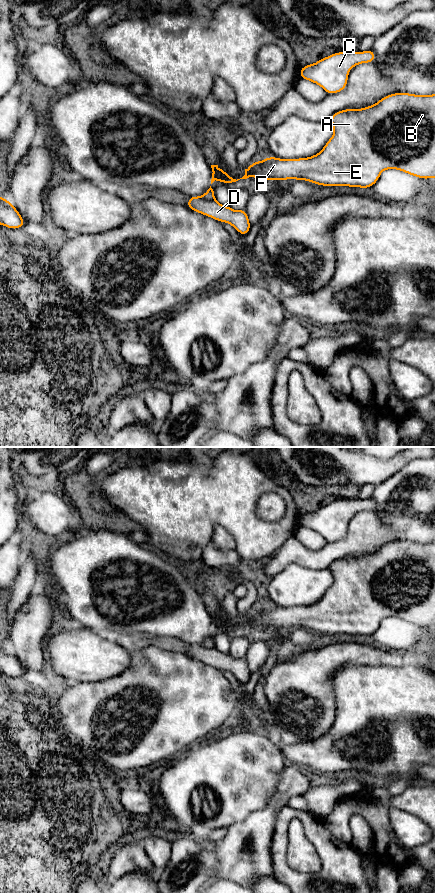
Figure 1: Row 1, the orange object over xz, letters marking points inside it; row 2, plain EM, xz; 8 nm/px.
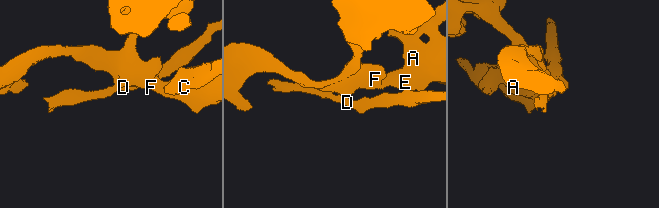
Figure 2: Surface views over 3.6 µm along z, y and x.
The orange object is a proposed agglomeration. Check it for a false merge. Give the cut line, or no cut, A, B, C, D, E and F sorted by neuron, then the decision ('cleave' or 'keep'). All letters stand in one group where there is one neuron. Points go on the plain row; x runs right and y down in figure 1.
no cut | A B C D E F | keep

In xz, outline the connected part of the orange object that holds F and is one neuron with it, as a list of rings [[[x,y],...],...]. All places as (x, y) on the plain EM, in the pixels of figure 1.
[[[393,541],[369,555],[336,560],[329,569],[334,583],[318,602],[290,608],[270,604],[252,610],[240,627],[295,627],[320,634],[371,636],[386,617],[398,617],[421,627],[435,626],[435,542]]]

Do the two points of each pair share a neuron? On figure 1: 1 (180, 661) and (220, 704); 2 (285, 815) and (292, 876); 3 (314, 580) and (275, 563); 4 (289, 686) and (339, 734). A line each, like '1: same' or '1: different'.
1: same
2: same
3: different
4: different

